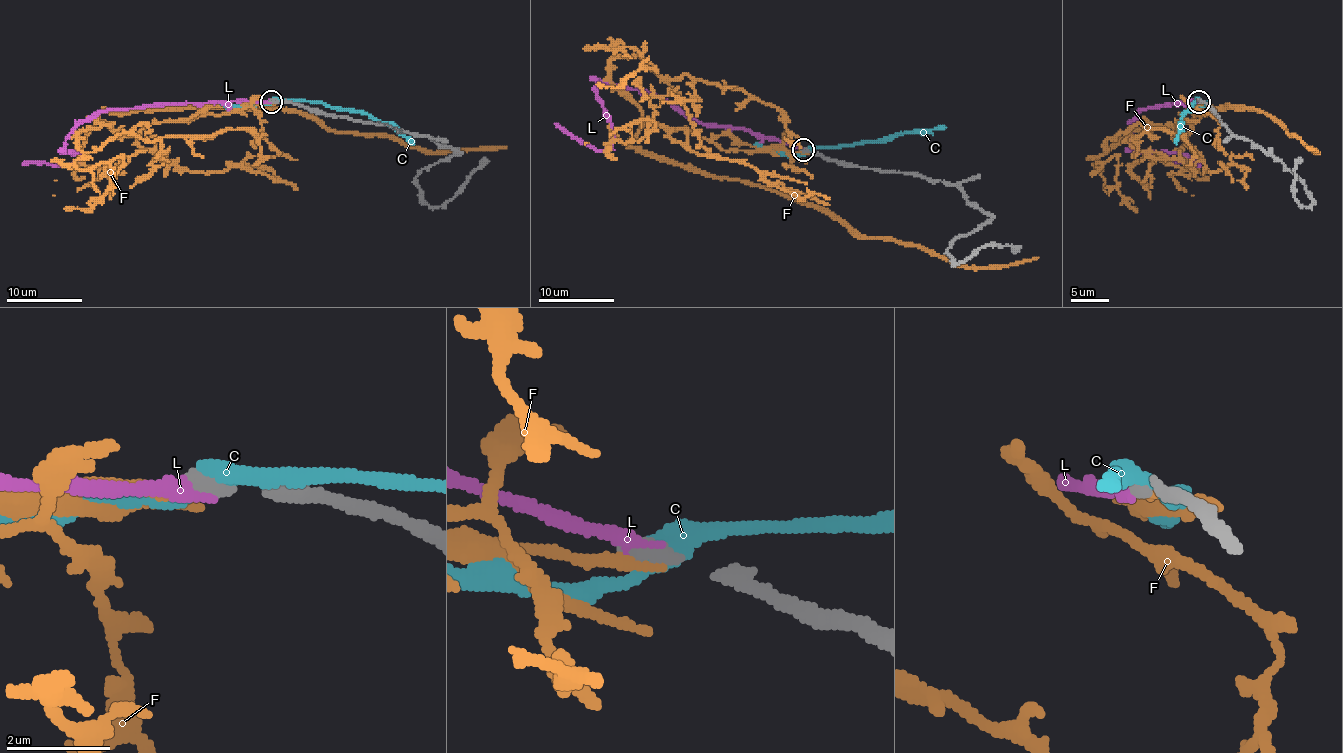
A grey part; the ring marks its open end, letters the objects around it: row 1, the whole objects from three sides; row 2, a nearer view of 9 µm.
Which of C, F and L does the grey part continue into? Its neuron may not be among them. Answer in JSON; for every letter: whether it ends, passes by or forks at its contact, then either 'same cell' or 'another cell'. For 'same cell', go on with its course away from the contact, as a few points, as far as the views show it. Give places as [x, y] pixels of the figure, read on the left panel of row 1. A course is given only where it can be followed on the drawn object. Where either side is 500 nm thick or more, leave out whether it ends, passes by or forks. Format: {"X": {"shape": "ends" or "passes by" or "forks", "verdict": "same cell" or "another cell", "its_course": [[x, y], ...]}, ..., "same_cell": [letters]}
{"C": {"shape": "passes by", "verdict": "another cell"}, "F": {"shape": "ends", "verdict": "another cell"}, "L": {"shape": "ends", "verdict": "same cell", "its_course": [[273, 101], [161, 103], [94, 112], [69, 135], [65, 152], [81, 154], [71, 163], [22, 165]]}, "same_cell": ["L"]}

